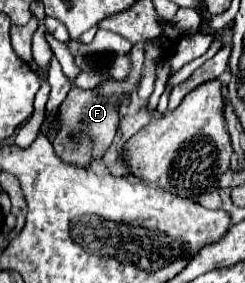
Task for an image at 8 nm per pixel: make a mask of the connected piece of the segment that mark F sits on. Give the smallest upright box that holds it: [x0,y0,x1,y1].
[53,42,145,166]

